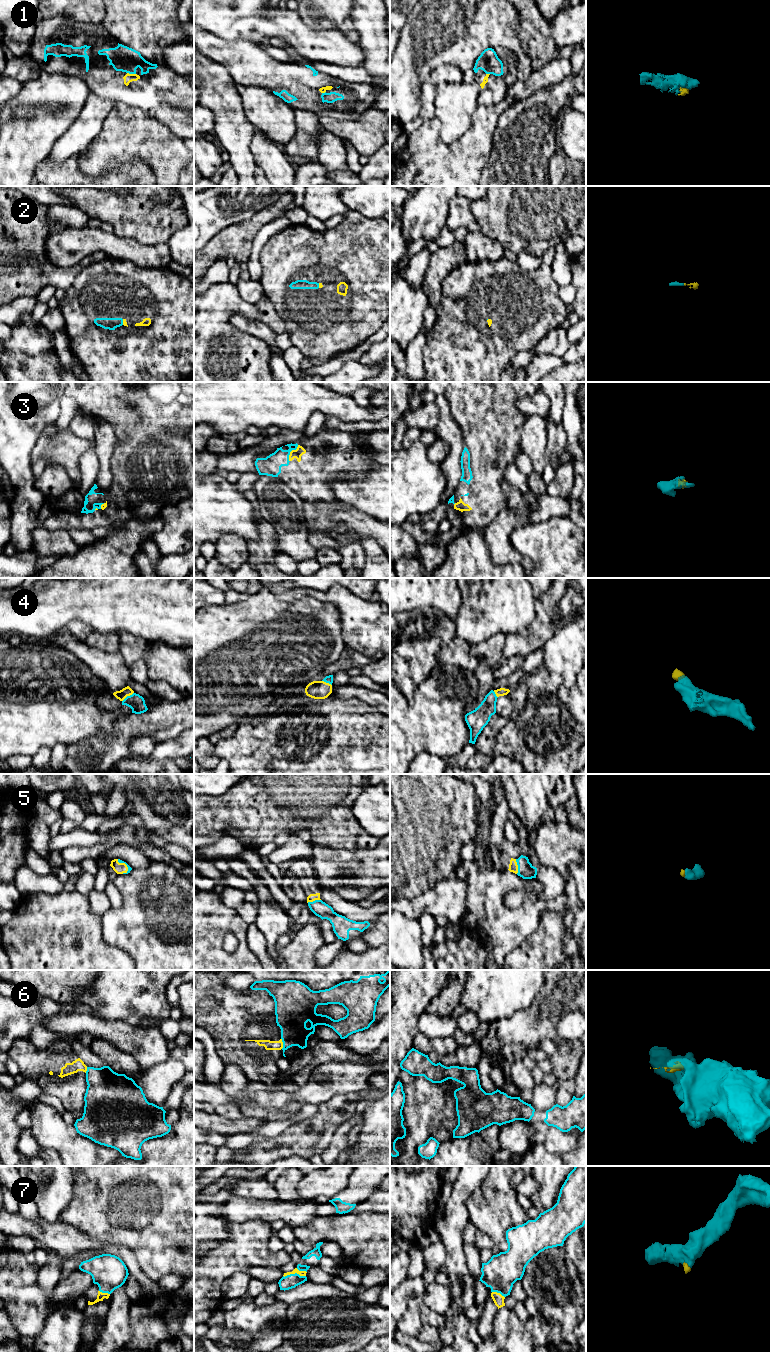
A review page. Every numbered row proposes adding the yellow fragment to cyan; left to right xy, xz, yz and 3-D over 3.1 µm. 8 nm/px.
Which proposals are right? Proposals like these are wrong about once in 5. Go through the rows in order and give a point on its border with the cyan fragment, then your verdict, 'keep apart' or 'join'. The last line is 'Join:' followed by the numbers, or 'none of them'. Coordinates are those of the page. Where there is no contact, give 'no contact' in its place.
1: xy (131, 73) | join
2: xy (122, 322) | join
3: xz (290, 451) | join
4: xy (127, 696) | join
5: yz (518, 866) | join
6: xz (283, 1043) | keep apart
7: xz (295, 1273) | join
Join: 1, 2, 3, 4, 5, 7

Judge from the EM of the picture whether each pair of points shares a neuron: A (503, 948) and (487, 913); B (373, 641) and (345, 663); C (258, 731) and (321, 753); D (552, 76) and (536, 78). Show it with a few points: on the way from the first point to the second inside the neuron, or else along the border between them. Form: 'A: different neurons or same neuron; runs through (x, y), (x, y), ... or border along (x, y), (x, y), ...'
A: same neuron; runs through (502, 939), (502, 932), (492, 922)
B: different neurons; border along (347, 647), (368, 656), (379, 653)
C: same neuron; runs through (274, 747), (278, 751), (305, 751)
D: same neuron; runs through (548, 76), (540, 78)

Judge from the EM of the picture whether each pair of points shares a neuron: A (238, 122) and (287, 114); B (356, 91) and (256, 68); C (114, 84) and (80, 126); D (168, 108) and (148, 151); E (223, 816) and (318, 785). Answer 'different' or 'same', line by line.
A: different
B: same
C: different
D: different
E: same

